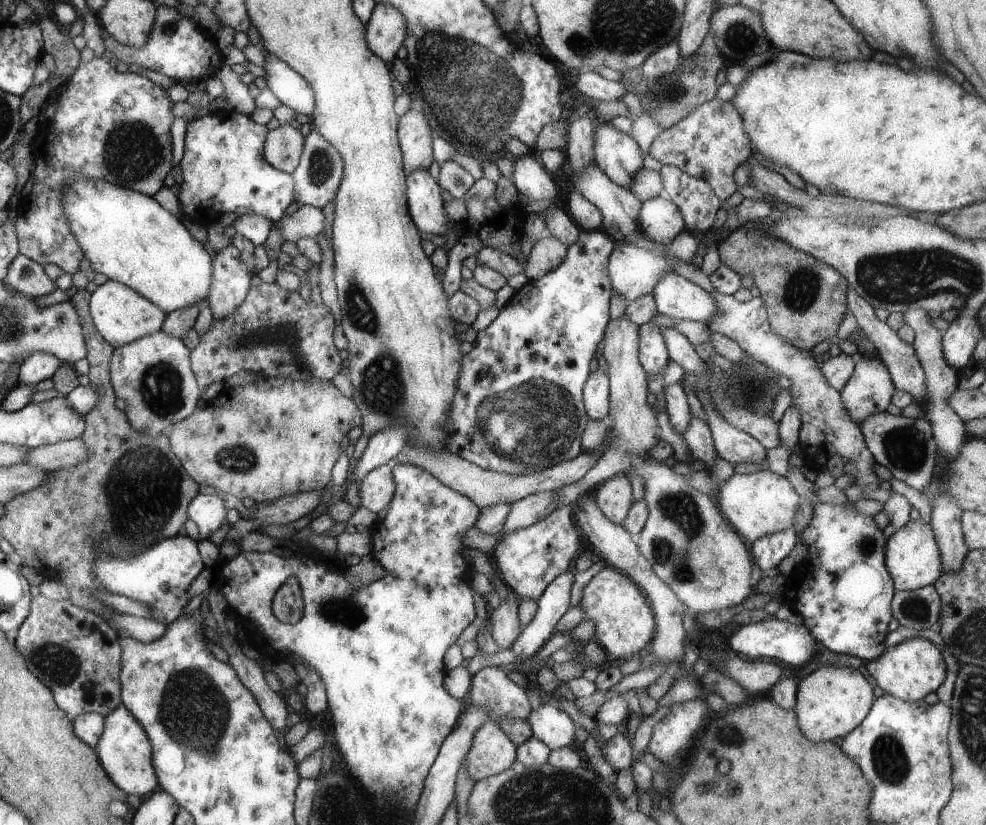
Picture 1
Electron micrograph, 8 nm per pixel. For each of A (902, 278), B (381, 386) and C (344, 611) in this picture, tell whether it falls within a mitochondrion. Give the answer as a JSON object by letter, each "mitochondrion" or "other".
{"A":"mitochondrion","B":"mitochondrion","C":"mitochondrion"}

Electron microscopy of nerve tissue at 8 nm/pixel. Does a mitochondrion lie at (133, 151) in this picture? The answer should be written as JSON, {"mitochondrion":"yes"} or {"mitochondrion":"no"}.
{"mitochondrion":"yes"}

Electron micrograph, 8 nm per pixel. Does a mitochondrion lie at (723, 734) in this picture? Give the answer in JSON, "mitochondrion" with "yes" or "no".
{"mitochondrion":"yes"}

